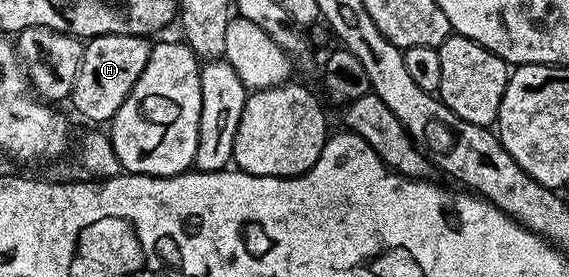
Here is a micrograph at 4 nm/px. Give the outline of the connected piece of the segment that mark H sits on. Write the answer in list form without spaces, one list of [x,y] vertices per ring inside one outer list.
[[[92,36],[86,41],[81,58],[81,70],[77,70],[75,85],[71,87],[69,104],[72,104],[87,120],[109,122],[121,110],[121,102],[129,98],[129,90],[137,86],[137,78],[149,62],[152,45],[141,36]]]

